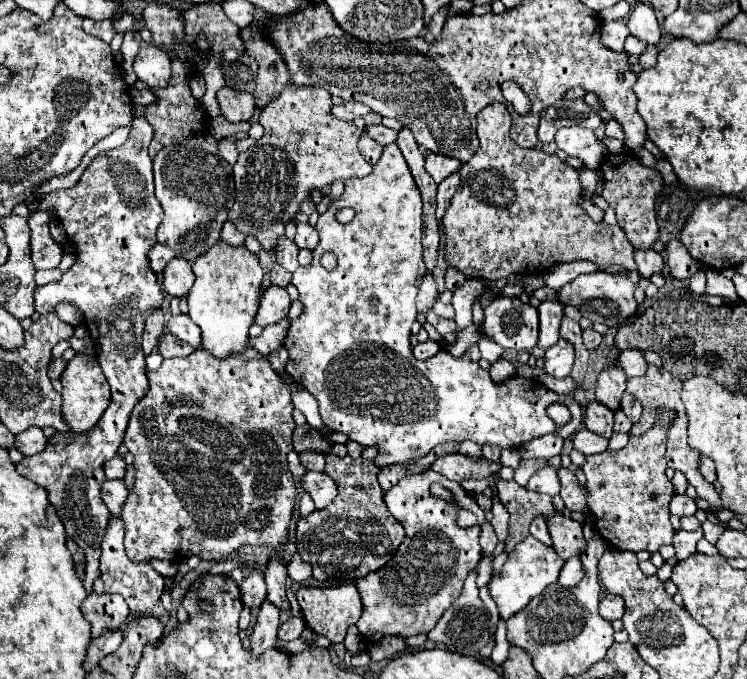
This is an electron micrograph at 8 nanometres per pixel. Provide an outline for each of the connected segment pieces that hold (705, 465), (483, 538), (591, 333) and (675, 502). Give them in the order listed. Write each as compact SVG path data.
M705 456L701 458L699 470L701 470L701 474L705 476L707 482L715 482L715 480L717 480L717 474L715 474L715 462L711 462L709 458L705 458Z
M485 521L481 525L481 534L479 538L480 545L484 554L491 555L495 550L499 540L488 521Z
M593 328L583 330L583 344L587 346L587 350L595 350L595 348L599 348L601 342L603 342L603 336L601 336L597 330L593 330Z
M683 494L683 496L673 496L673 500L671 500L671 504L669 504L669 510L671 510L671 514L675 514L675 516L691 516L691 514L695 514L695 510L697 510L697 504L695 504L695 500L693 498L689 498L687 494Z

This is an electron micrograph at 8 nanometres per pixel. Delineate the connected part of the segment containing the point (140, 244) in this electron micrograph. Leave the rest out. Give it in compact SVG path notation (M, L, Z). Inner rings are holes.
M135 116L129 132L129 140L125 146L111 150L107 154L97 154L95 160L89 164L89 168L83 172L79 182L69 188L69 190L59 190L47 196L41 196L39 202L29 200L29 210L55 210L55 218L65 226L67 240L75 246L77 250L77 260L75 264L63 274L59 282L51 282L45 286L35 288L35 310L39 314L49 314L55 310L57 302L73 302L85 316L87 324L97 324L97 326L87 326L91 340L97 346L97 358L101 362L103 374L111 386L111 404L89 432L75 434L55 434L49 438L47 448L35 456L23 458L23 462L17 464L17 472L25 476L27 480L43 486L49 492L49 502L57 510L59 518L65 524L67 536L77 542L79 548L85 552L85 588L87 594L93 592L93 582L99 578L99 556L101 556L101 540L103 532L107 530L109 524L109 510L105 502L101 500L101 484L107 480L103 466L107 460L111 460L125 436L129 416L133 406L141 400L141 396L147 390L147 368L145 368L145 356L141 350L141 334L145 328L145 318L155 310L161 308L163 304L163 292L161 284L155 276L155 272L149 266L147 252L155 246L155 230L161 224L163 210L159 208L159 200L155 198L153 192L153 160L147 154L147 148L153 140L153 128L143 116Z

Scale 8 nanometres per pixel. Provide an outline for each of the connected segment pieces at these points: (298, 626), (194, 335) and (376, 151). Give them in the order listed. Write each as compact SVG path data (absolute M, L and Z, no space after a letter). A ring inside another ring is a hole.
M291 616L287 622L283 622L283 624L281 624L281 628L279 628L279 638L281 638L283 642L295 640L295 638L299 638L299 636L301 636L303 628L305 628L305 622L303 622L303 618Z
M185 314L169 318L169 332L173 332L177 338L181 338L187 344L191 344L193 348L199 348L199 344L201 344L199 326Z
M361 132L361 138L359 138L359 152L363 154L363 158L369 162L369 164L375 164L383 152L383 146L377 144L371 136L367 136L367 132Z

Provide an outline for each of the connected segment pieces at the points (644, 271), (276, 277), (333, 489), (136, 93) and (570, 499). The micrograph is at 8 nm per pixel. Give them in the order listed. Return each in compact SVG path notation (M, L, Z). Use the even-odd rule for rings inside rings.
M633 250L633 254L635 254L637 270L643 278L649 278L655 272L663 272L665 262L663 262L659 252L655 252L655 250Z
M273 264L271 268L271 284L277 284L277 286L289 286L291 284L291 272L285 270L281 264Z
M305 472L301 478L301 486L313 498L317 510L331 504L337 496L337 486L325 472Z
M131 90L131 98L133 98L133 104L143 104L143 106L149 106L153 104L155 100L155 94L151 90Z
M559 468L559 480L561 480L561 498L565 502L565 506L573 512L581 512L587 506L587 492L583 492L577 484L577 478L573 472Z

